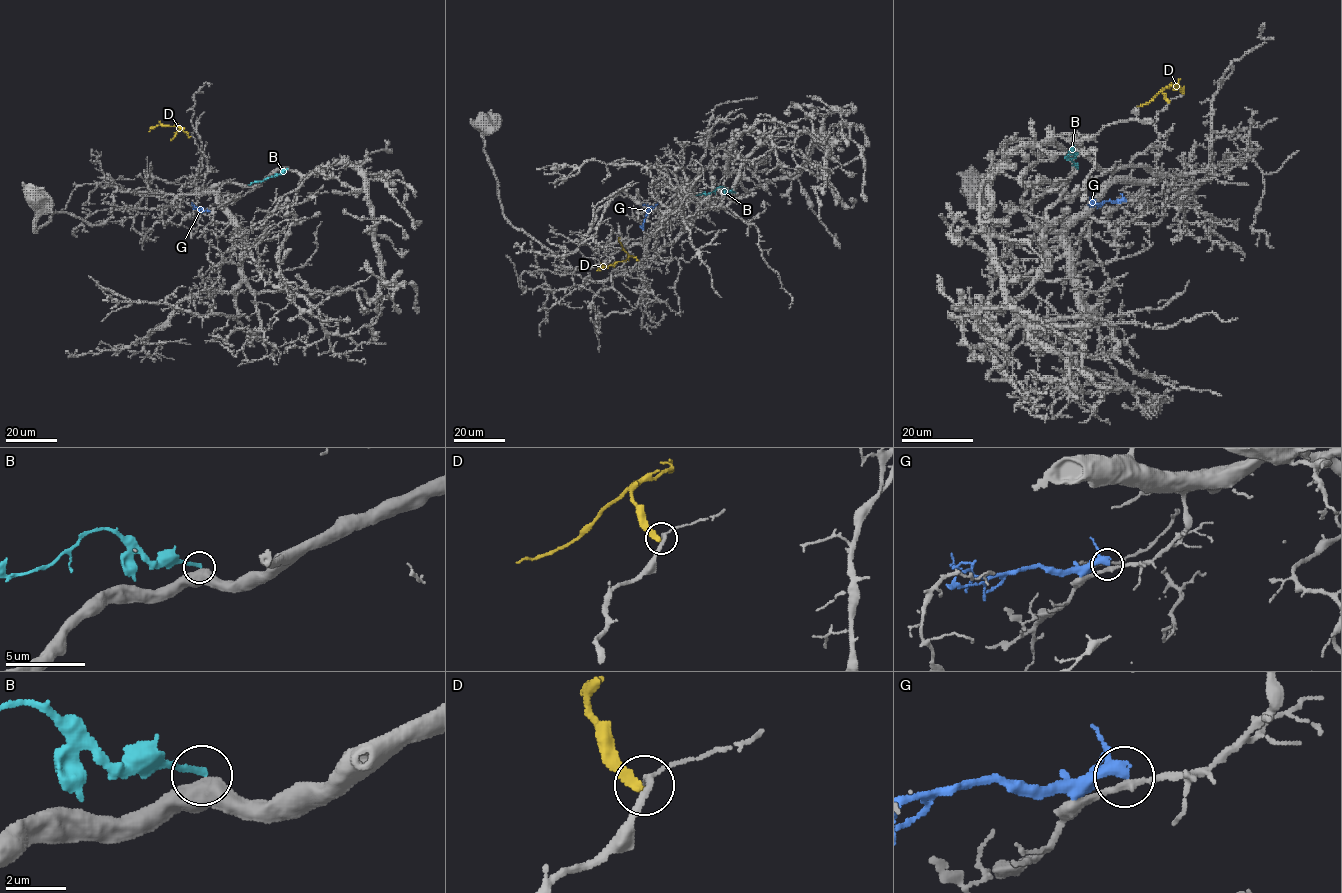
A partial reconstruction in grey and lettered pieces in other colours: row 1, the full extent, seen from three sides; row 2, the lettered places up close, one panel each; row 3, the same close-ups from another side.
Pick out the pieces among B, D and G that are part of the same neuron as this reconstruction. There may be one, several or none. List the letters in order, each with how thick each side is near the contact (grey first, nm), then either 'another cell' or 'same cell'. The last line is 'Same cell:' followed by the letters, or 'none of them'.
B: 550/220 nm | another cell
D: 140/240 nm | same cell
G: 240/480 nm | another cell
Same cell: D

